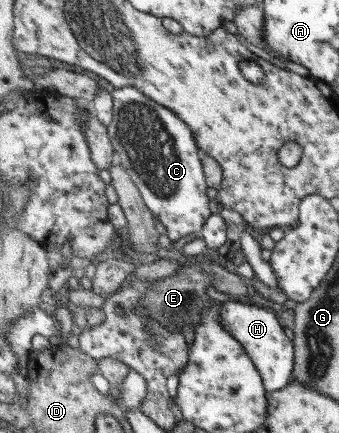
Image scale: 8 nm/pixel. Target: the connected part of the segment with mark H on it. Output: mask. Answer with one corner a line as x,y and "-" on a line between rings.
243,299
223,303
221,315
221,326
245,347
245,351
259,369
267,391
276,392
286,388
291,383
296,351
293,349
293,341
285,335
284,325
275,317
275,312

